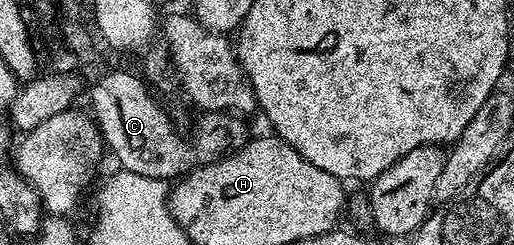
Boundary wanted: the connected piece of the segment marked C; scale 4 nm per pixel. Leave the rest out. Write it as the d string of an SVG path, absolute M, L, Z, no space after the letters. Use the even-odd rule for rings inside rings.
M107 70L89 86L90 113L103 133L104 143L110 153L111 150L115 153L122 169L137 172L137 176L175 180L196 166L206 166L230 154L237 144L248 141L249 133L243 123L246 121L230 112L204 113L204 118L195 126L195 135L182 138L170 116L163 111L162 104L147 91L148 83L136 74L127 70Z

